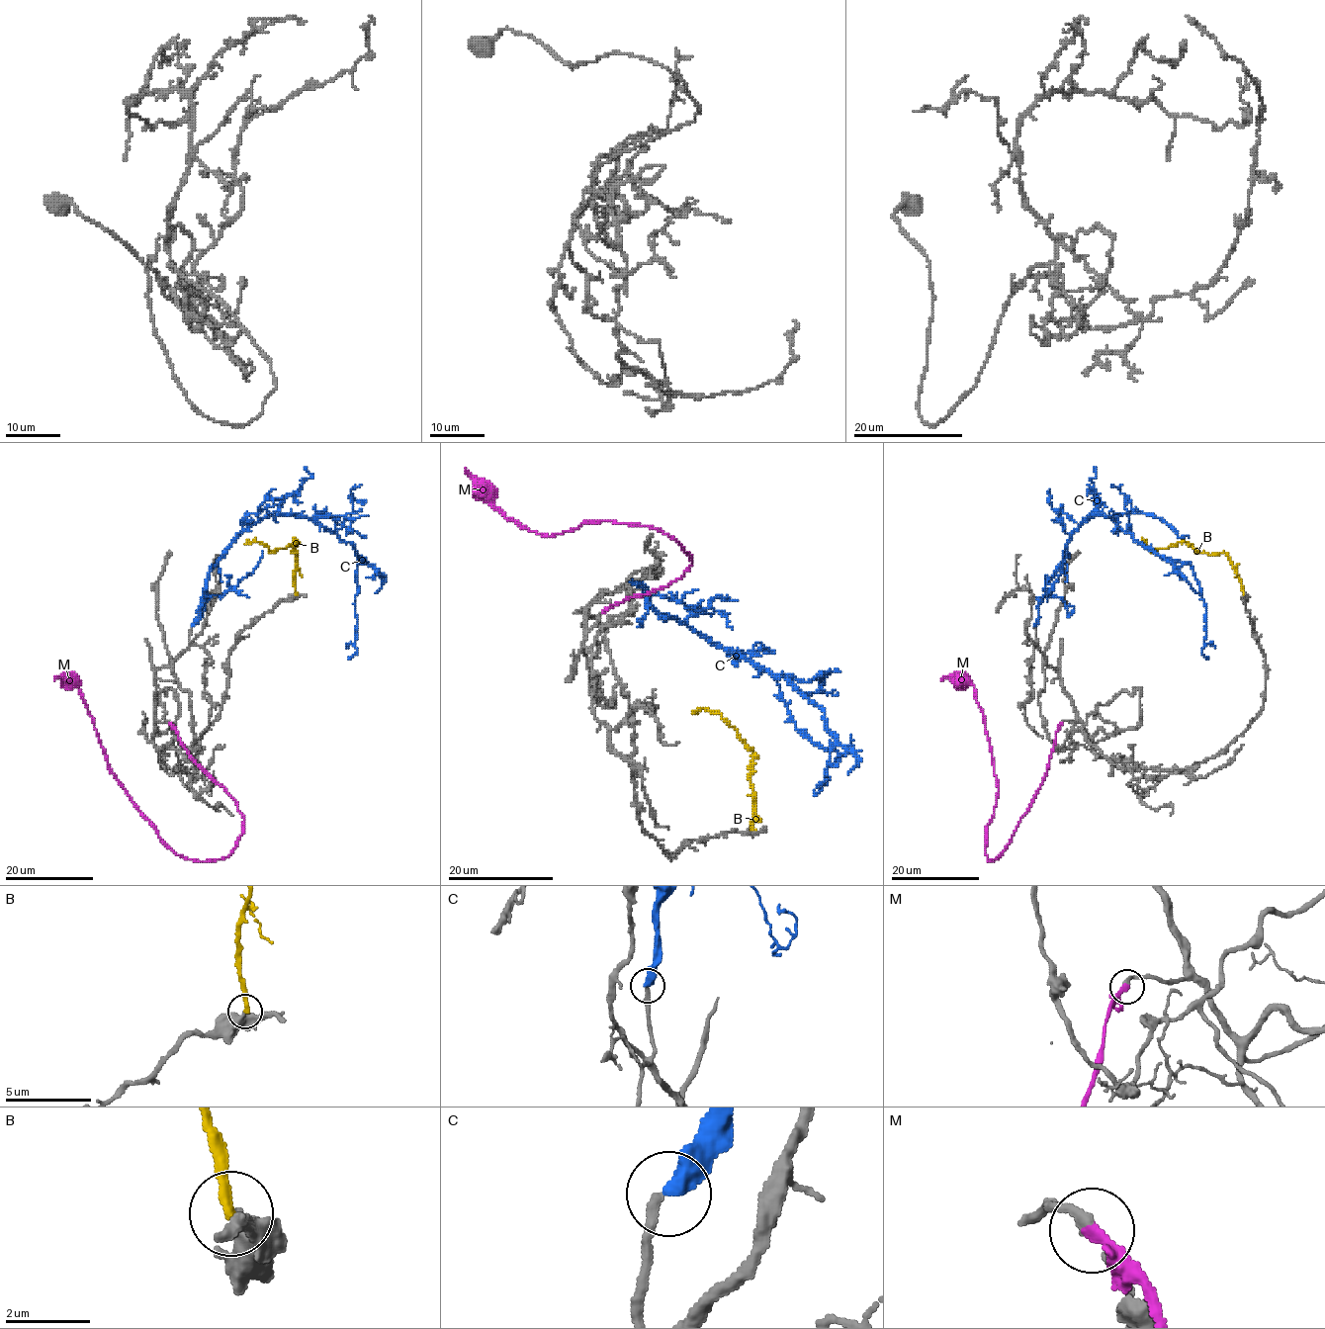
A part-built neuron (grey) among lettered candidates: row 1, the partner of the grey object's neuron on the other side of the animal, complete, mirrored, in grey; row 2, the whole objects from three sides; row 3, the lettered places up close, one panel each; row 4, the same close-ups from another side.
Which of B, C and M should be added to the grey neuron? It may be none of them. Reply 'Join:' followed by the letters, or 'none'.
Join: M

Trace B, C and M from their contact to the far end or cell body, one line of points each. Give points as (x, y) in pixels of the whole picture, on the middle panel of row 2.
B: (753, 830), (750, 776), (754, 753), (718, 713), (705, 709), (694, 714)
C: (631, 580), (660, 614), (786, 678), (824, 711), (834, 747), (826, 784), (828, 778), (817, 786)
M: (603, 612), (666, 587), (683, 575), (691, 557), (654, 528), (611, 521), (543, 536), (481, 496), (465, 469)

